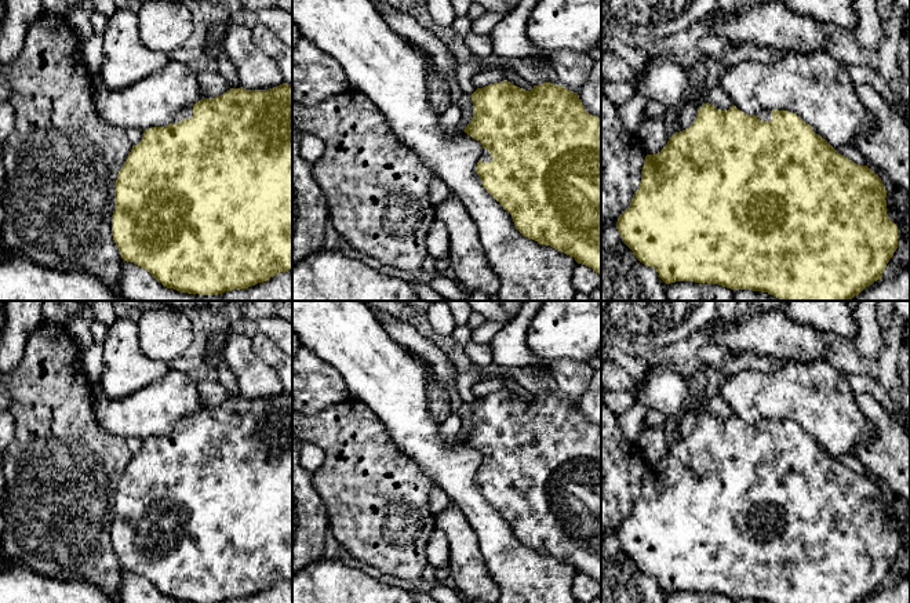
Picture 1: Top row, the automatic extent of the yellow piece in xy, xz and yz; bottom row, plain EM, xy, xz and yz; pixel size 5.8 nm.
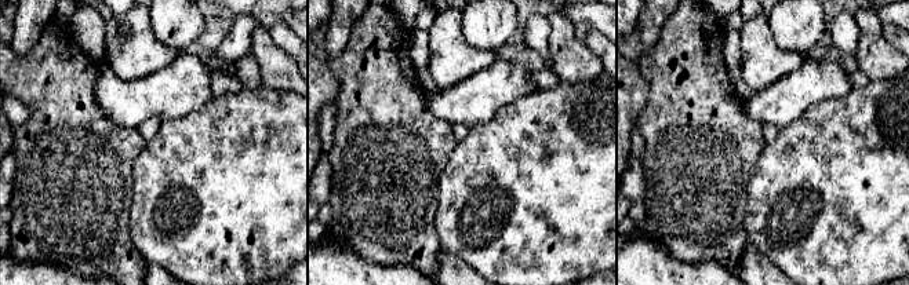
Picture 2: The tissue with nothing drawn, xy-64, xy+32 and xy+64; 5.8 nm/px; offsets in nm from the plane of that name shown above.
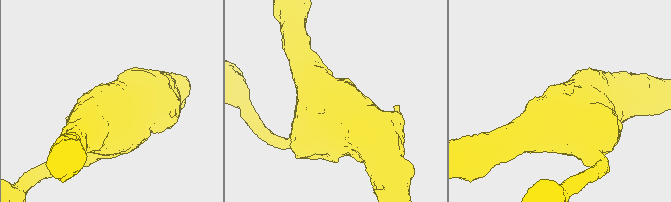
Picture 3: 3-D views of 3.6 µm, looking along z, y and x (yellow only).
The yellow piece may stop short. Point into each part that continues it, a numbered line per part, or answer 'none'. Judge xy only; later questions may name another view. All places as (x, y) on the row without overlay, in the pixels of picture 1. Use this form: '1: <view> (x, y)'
1: xy (188, 421)

